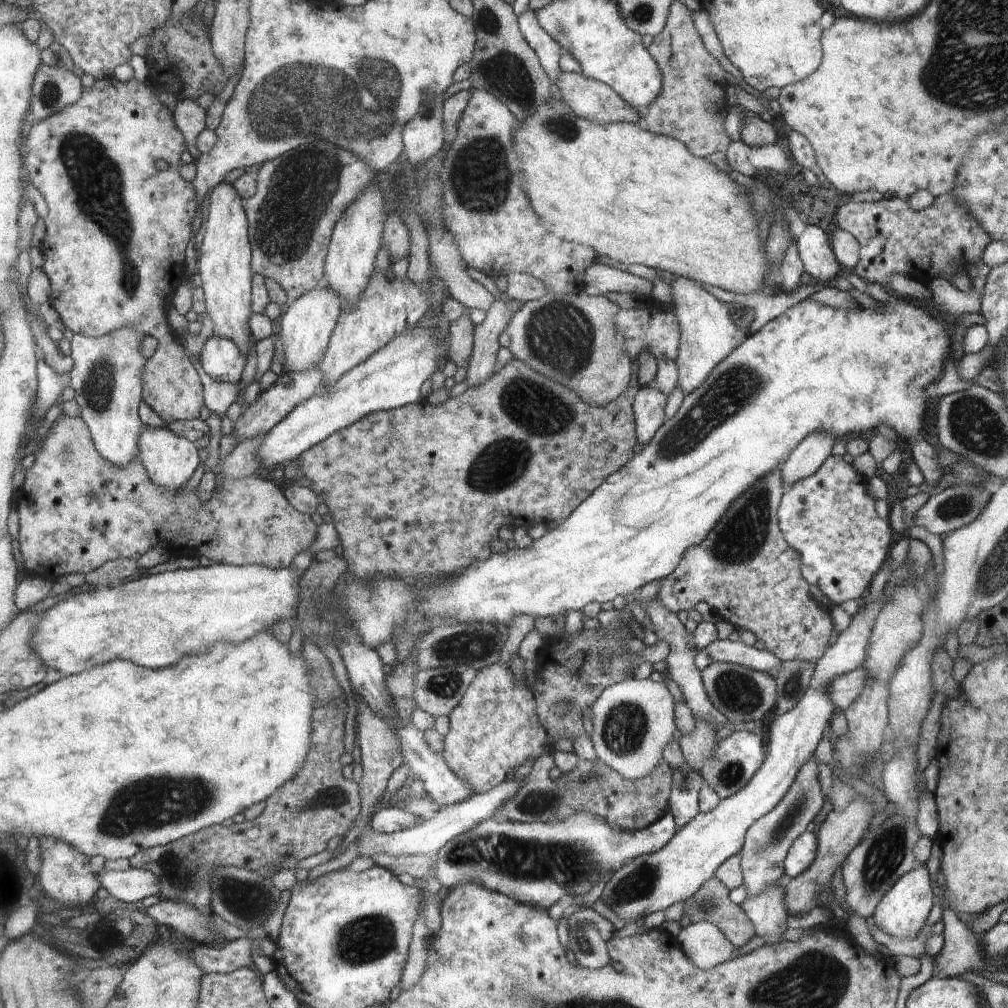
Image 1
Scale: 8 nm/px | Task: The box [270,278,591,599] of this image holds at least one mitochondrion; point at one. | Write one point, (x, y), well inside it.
(541, 412)

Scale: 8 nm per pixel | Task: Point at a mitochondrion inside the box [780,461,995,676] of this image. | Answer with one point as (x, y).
(957, 505)

